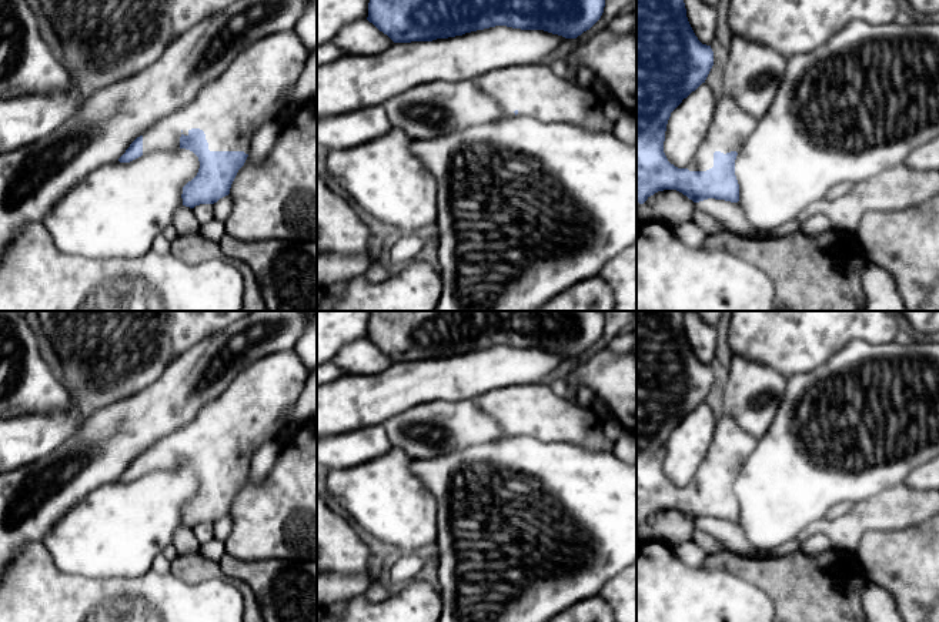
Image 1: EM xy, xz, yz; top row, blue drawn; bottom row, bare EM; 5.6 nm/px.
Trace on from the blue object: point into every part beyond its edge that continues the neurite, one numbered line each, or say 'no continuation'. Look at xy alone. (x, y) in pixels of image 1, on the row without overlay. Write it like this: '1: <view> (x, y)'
1: xy (256, 407)

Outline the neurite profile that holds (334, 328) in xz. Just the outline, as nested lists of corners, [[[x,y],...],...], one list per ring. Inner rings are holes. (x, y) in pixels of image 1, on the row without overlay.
[[[317,311],[317,365],[331,361],[338,351],[368,337],[368,311]]]

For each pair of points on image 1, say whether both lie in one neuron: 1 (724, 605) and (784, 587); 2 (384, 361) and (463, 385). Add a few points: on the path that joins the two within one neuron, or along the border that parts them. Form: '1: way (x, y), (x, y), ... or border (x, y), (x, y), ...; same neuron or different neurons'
1: border (737, 577), (761, 588), (775, 607); different neurons
2: border (394, 363), (380, 373), (360, 377); different neurons

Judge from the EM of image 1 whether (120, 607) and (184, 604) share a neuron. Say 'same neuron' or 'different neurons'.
same neuron

